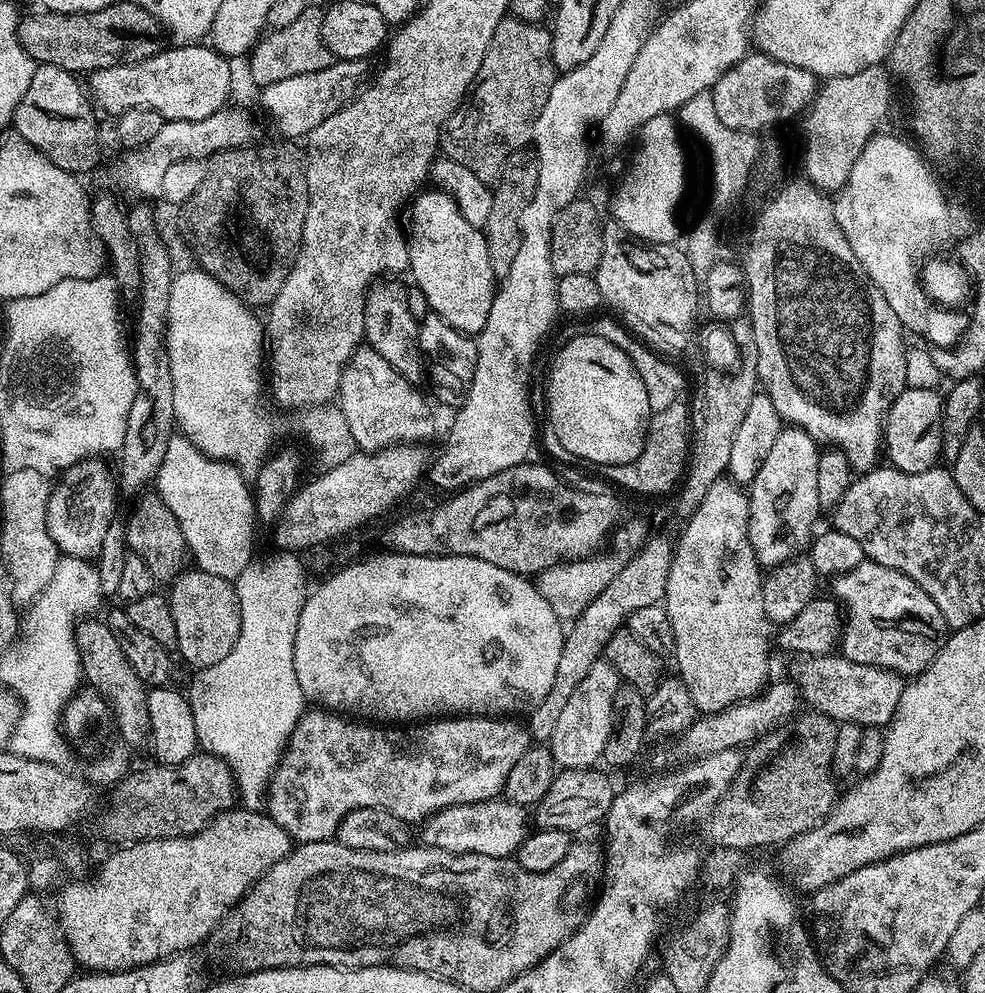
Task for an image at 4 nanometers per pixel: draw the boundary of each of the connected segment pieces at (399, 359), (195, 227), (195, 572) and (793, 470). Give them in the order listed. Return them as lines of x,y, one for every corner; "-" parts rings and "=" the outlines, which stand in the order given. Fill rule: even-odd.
376,286
368,293
368,302
364,311
364,340
367,347
373,348
378,354
382,354
382,358
386,358
386,362
390,362
390,366
408,381
416,382
420,375
425,375
426,364
422,359
420,351
420,325
414,318
414,314
410,314
410,302
406,302
406,294
408,288
380,288
=
253,143
251,146
227,148
208,157
204,165
206,178
202,178
202,186
198,186
198,190
194,190
194,194
189,200
185,204
179,205
178,208
178,212
180,212
180,236
184,239
185,246
192,251
193,258
197,260
193,261
198,265
200,271
213,276
218,283
229,288
240,301
249,306
257,306
256,304
267,306
272,303
273,298
278,294
278,290
282,290
282,286
292,269
292,263
296,261
296,253
300,250
302,226
306,226
306,212
308,210
308,187
306,186
306,174
304,173
306,156
301,145
300,148
296,145
299,143
280,143
284,144
=
192,566
181,571
170,587
168,605
174,614
174,630
178,630
175,651
196,670
220,662
234,649
239,634
240,608
235,583
=
795,426
781,427
774,447
766,453
762,467
748,492
750,522
748,533
756,559
764,566
775,566
803,553
813,539
816,515
822,512
818,502
818,441
806,430

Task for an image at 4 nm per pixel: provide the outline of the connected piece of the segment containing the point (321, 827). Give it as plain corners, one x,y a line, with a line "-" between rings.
308,710
297,724
288,746
284,751
284,756
279,768
274,773
271,784
268,787
266,797
266,812
272,817
282,830
286,830
293,841
301,844
310,842
322,842
331,840
336,835
336,827
342,822
350,810
361,808
362,806
378,806
382,810
390,810
399,820
405,822
423,821
432,813
449,808
455,804
469,804
479,800
491,800
499,797
504,788
506,774
510,774
514,762
522,758
522,754
530,747
530,737
527,727
523,723
515,724
517,721
512,718
493,718
491,716
453,716
451,718
437,718
427,722
416,722
411,726
377,726
372,722
357,722
352,718
345,718
343,715
327,710

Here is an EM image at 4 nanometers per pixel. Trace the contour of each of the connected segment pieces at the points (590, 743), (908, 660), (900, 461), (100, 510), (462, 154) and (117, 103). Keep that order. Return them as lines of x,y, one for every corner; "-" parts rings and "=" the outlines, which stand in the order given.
601,658
594,662
594,666
587,671
586,678
575,687
574,694
567,700
567,705
563,707
562,714
555,723
550,741
552,761
557,769
592,768
595,760
599,761
603,757
606,738
610,738
614,694
621,683
616,668
=
865,559
854,570
844,572
831,581
831,595
842,605
842,635
838,648
850,662
858,662
875,668
889,668
899,672
905,678
911,678
920,672
940,653
950,629
942,618
942,610
934,606
934,598
918,586
906,574
898,570
890,570
890,566
882,566
878,562
=
905,387
890,406
884,417
882,431
882,452
891,467
918,474
933,467
939,459
940,448
940,406
942,396
936,390
=
89,458
63,469
62,475
51,485
48,493
48,529
57,548
65,556
89,562
95,561
98,556
106,528
117,511
116,496
112,493
113,477
112,480
108,477
107,470
100,462
99,459
=
506,18
498,30
494,30
494,38
490,38
486,58
482,58
476,83
472,85
466,102
444,124
444,130
440,133
440,152
447,159
458,162
458,166
466,166
466,170
482,178
484,184
495,185
510,154
527,149
532,144
534,122
538,122
538,114
542,114
542,106
546,106
546,98
550,98
550,86
554,86
557,75
552,61
551,31
543,23
528,24
=
184,42
176,47
180,48
165,47
157,56
151,56
145,60
138,60
135,62
116,64
113,68
103,68
102,70
91,73
90,80
92,80
92,88
90,84
90,96
94,101
95,107
97,109
105,108
106,111
113,112
113,114
125,112
127,108
149,108
150,110
158,110
158,114
162,114
165,120
185,120
186,122
198,122
198,118
210,118
210,114
221,111
221,109
227,105
224,103
227,102
228,91
232,88
232,68
228,65
231,64
229,57
221,56
215,48
204,42

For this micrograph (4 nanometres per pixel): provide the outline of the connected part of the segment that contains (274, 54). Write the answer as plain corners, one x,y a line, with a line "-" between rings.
306,6
298,14
298,18
290,22
290,26
271,31
257,43
247,61
248,72
256,86
282,82
282,78
294,78
294,74
314,74
318,70
326,70
326,66
333,64
333,54
326,42
322,42
323,17
323,7

